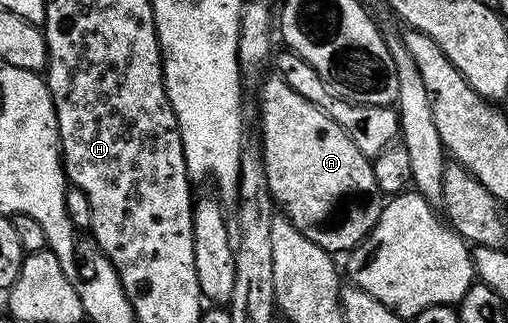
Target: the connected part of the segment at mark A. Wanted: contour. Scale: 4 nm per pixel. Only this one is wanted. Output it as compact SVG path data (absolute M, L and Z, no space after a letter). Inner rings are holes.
M271 76L260 86L260 146L258 153L264 163L264 175L273 203L282 209L283 217L292 221L294 228L314 240L318 248L328 251L333 256L351 252L366 235L378 224L380 210L385 199L374 180L372 159L358 152L358 144L322 108L310 104L306 96L298 96L286 80Z

